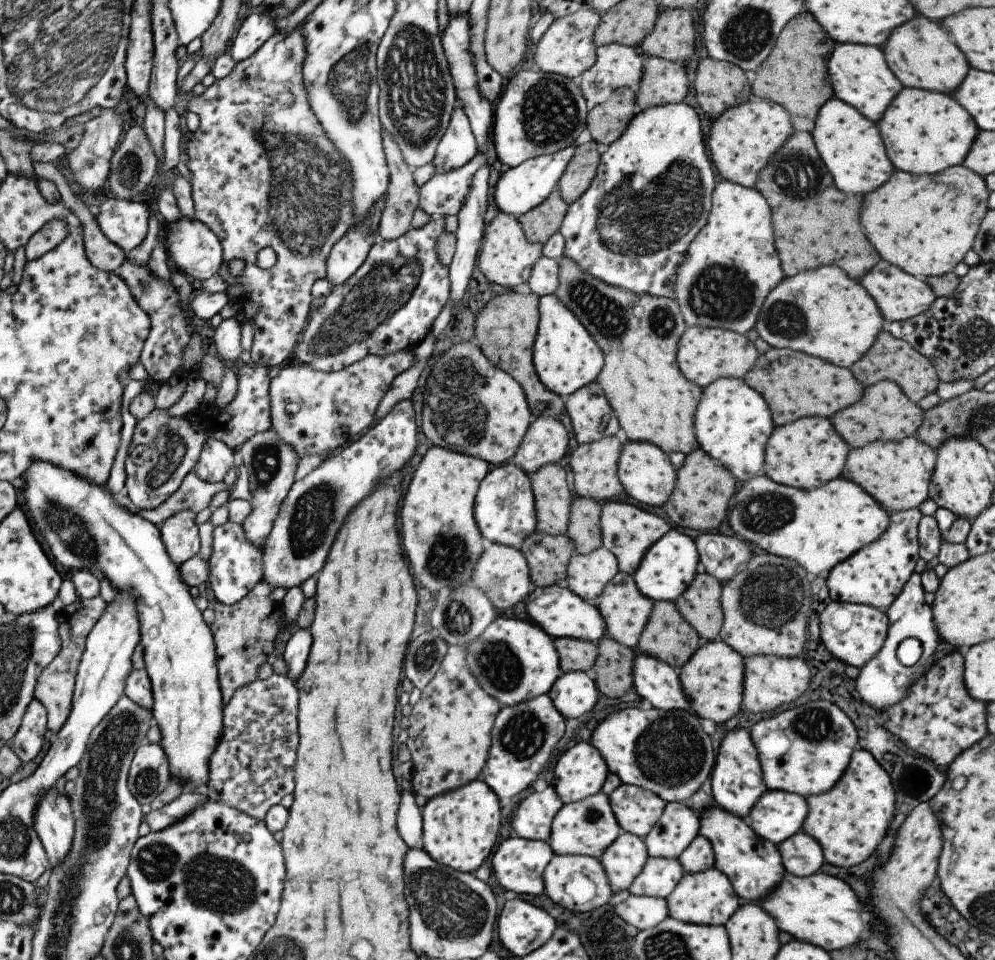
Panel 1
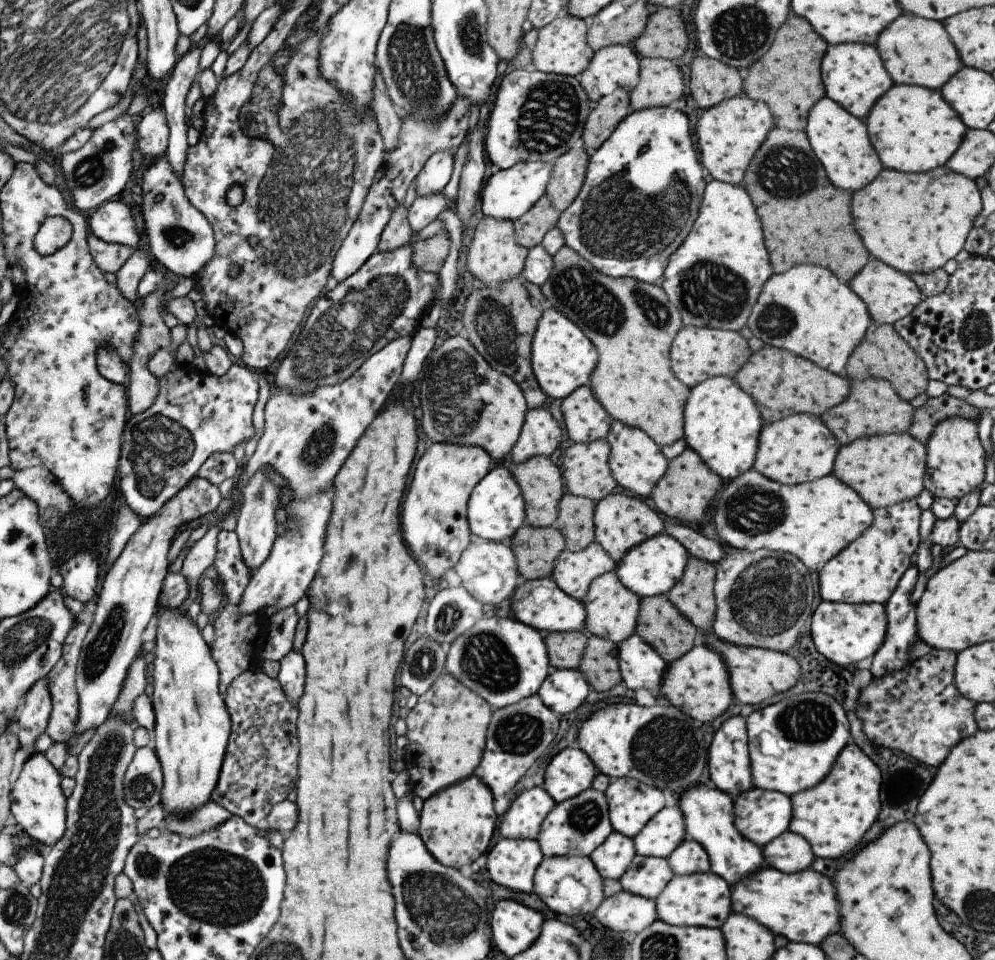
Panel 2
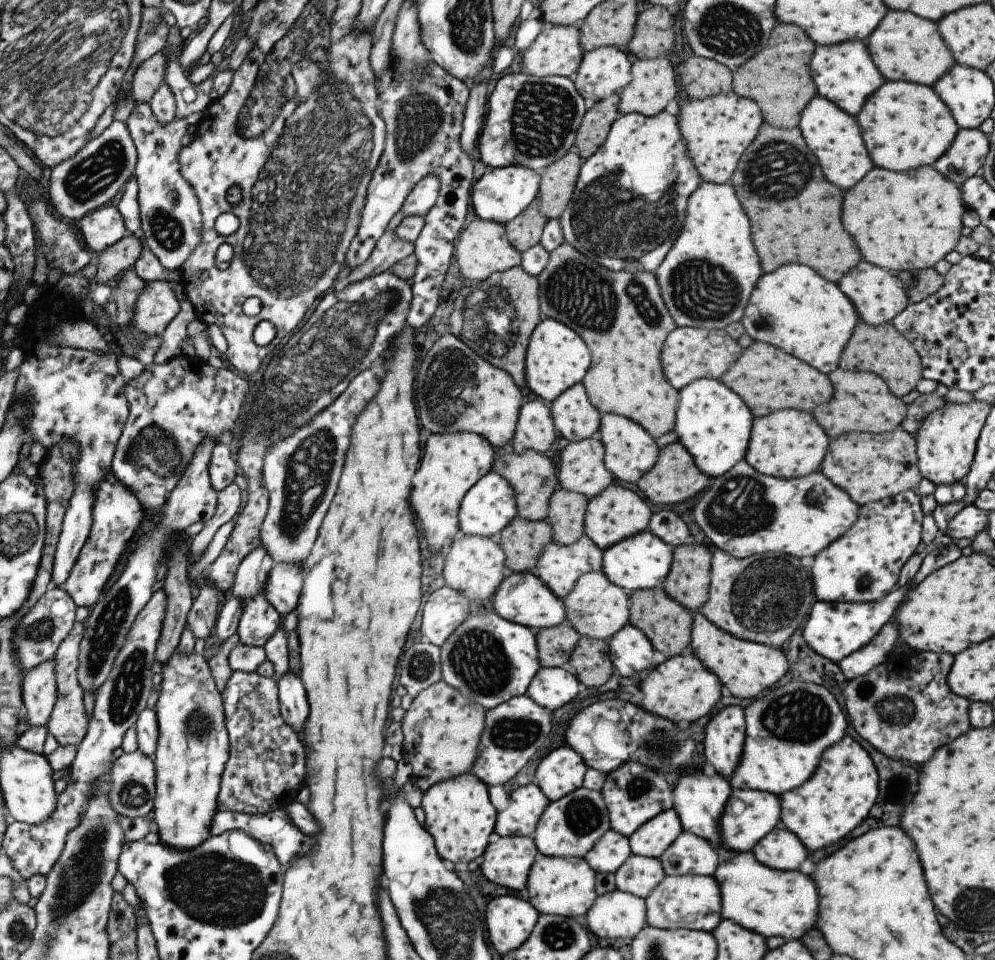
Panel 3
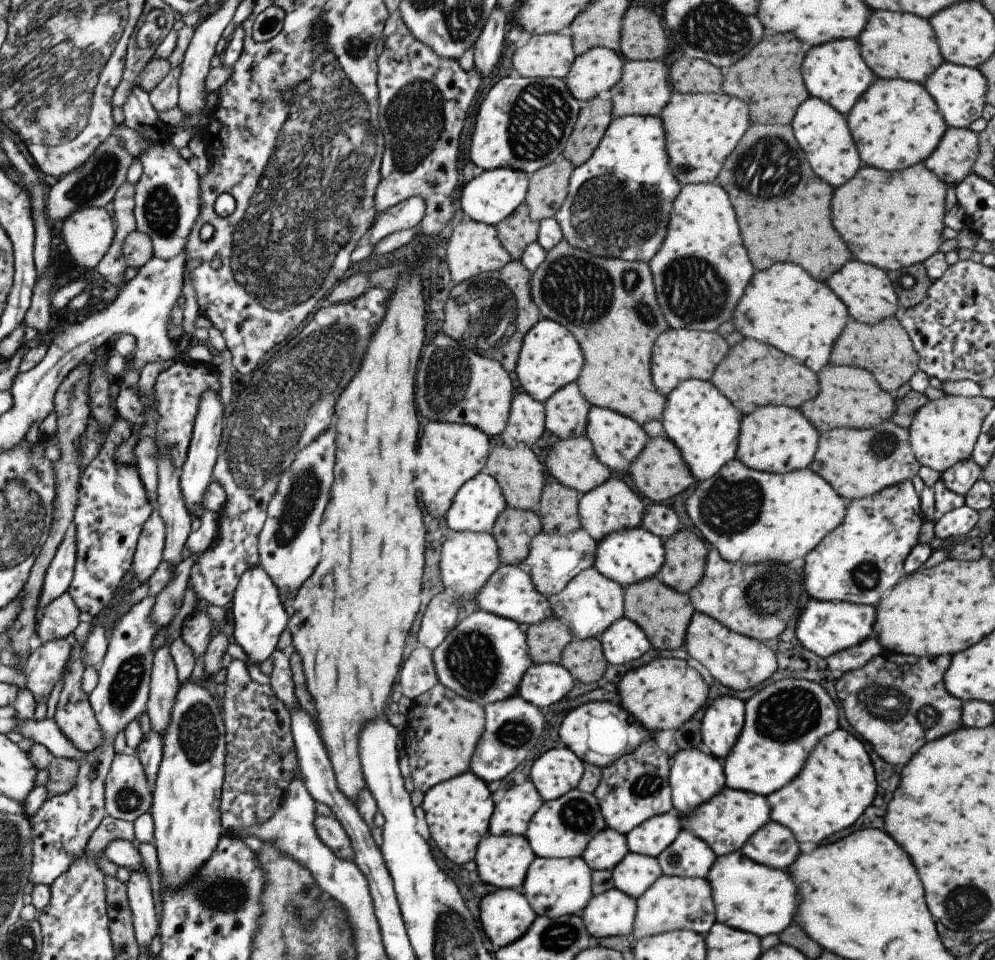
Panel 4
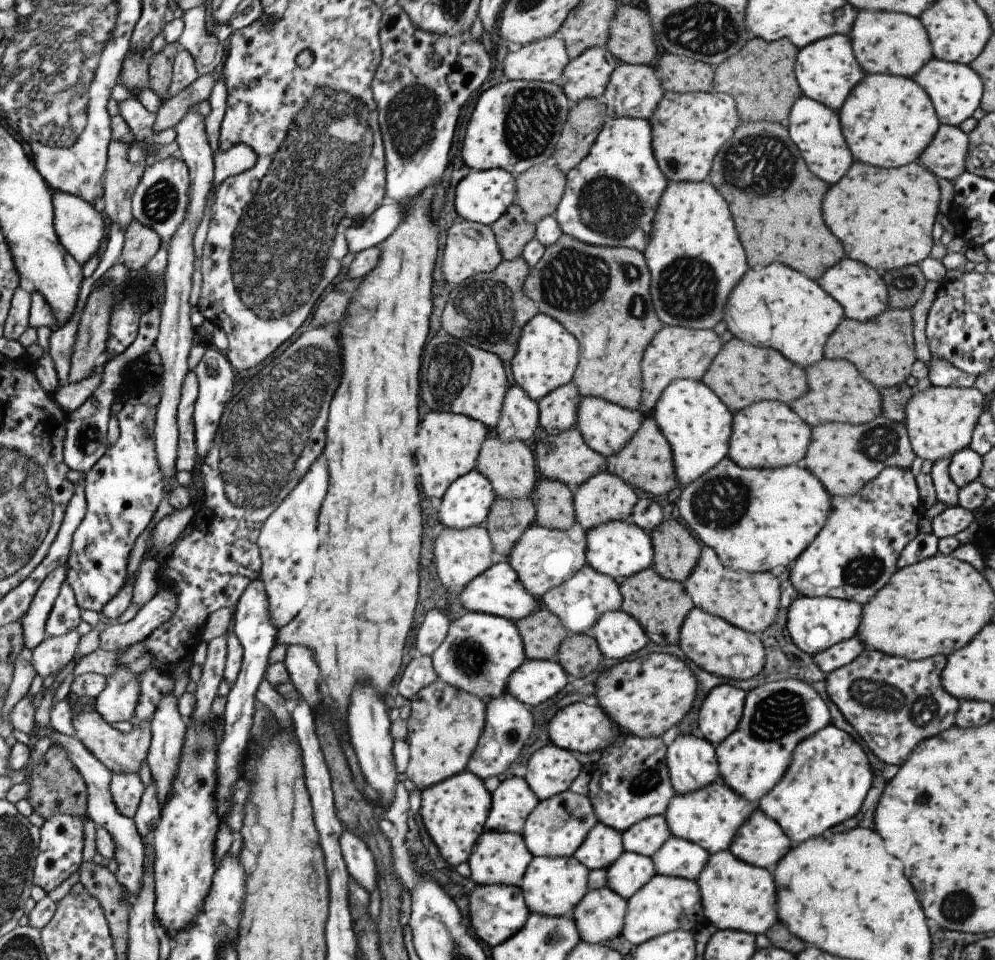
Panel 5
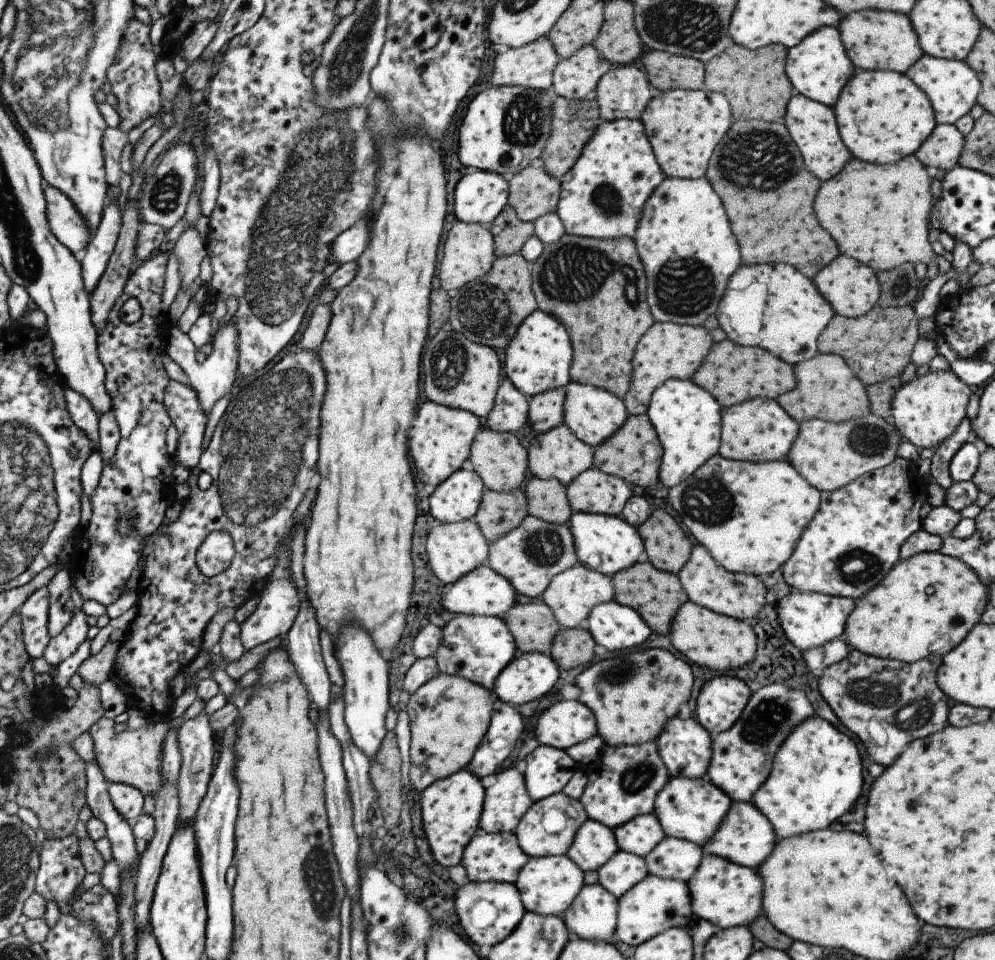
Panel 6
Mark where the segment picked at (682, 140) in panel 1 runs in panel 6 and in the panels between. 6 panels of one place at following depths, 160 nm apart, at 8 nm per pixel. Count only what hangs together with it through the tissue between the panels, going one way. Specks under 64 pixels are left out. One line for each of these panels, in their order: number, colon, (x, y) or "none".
2: (641, 193)
3: (627, 206)
4: (618, 201)
5: (609, 199)
6: (601, 197)

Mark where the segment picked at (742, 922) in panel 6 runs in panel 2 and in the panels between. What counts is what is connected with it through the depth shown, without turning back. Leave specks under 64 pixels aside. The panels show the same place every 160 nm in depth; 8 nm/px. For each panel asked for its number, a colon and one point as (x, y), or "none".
2: (801, 906)
3: (771, 902)
4: (750, 897)
5: (734, 895)

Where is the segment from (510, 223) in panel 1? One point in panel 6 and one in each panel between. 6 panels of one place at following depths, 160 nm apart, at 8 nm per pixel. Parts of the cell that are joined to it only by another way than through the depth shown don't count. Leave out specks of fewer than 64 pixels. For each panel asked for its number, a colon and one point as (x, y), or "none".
2: (493, 256)
3: (481, 248)
4: (473, 247)
5: (469, 248)
6: (468, 249)

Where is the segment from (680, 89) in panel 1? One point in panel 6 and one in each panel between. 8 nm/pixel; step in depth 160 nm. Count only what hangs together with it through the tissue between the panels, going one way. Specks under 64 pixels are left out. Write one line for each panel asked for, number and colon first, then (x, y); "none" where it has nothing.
2: (660, 82)
3: (651, 86)
4: (642, 89)
5: (633, 91)
6: (622, 92)

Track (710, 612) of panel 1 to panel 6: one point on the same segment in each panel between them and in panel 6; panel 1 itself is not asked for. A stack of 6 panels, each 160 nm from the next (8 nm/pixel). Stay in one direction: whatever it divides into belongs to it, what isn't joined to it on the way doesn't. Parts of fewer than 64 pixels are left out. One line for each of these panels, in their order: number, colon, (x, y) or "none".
2: (692, 595)
3: (687, 581)
4: (684, 554)
5: (675, 552)
6: (666, 547)

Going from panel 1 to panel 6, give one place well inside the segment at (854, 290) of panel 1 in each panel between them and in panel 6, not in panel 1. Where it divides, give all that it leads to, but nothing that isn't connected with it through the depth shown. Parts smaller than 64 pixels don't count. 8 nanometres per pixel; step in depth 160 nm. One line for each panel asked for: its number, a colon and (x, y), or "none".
2: (807, 311)
3: (805, 316)
4: (784, 307)
5: (776, 307)
6: (775, 307)

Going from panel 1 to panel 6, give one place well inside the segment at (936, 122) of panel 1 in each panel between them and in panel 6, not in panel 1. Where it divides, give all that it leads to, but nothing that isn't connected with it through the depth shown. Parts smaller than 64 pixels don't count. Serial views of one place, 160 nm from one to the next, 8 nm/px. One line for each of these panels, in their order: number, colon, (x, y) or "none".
2: (912, 129)
3: (904, 125)
4: (895, 123)
5: (886, 120)
6: (881, 116)

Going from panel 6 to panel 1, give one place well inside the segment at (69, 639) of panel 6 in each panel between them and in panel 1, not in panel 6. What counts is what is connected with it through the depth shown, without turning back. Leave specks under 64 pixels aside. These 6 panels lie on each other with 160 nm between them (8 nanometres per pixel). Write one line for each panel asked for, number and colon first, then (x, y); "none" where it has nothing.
1: (34, 732)
2: (33, 720)
3: (40, 693)
4: (44, 668)
5: (54, 654)

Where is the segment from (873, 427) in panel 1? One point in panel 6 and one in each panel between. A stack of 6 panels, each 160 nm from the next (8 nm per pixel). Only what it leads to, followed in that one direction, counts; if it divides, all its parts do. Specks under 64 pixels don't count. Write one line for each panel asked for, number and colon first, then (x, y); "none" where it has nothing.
2: (872, 407)
3: (861, 402)
4: (848, 397)
5: (836, 393)
6: (825, 388)

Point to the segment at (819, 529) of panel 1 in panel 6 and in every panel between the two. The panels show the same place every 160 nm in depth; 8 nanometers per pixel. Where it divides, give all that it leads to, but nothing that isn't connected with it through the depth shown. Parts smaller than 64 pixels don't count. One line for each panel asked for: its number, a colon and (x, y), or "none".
2: (813, 521)
3: (742, 512)
4: (749, 517)
5: (755, 519)
6: (764, 507)

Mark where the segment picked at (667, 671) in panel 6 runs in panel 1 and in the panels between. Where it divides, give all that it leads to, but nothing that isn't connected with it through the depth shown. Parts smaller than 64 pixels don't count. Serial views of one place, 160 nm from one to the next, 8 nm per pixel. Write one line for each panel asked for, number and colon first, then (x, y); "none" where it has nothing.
1: (711, 680)
2: (697, 684)
3: (680, 688)
4: (663, 694)
5: (645, 696)

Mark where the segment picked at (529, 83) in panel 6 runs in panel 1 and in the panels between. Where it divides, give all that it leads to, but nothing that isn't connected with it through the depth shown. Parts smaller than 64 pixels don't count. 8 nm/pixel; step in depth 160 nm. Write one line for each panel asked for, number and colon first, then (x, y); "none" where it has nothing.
1: (566, 48)
2: (561, 48)
3: (555, 51)
4: (548, 55)
5: (543, 60)

